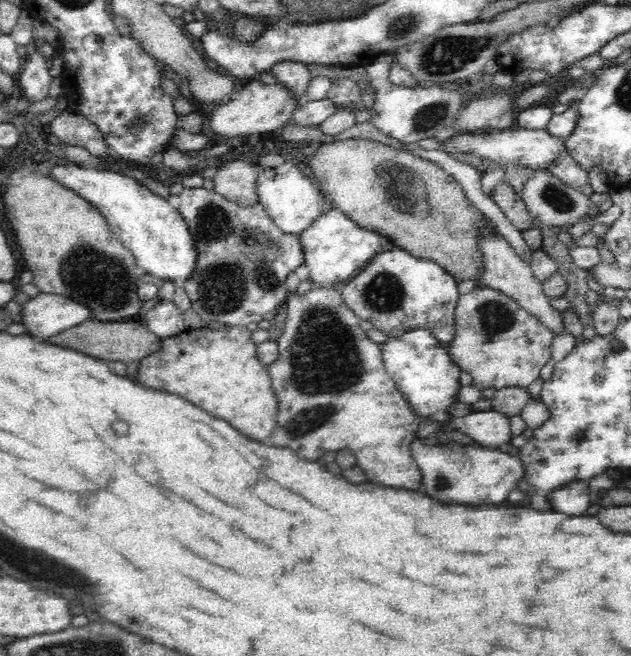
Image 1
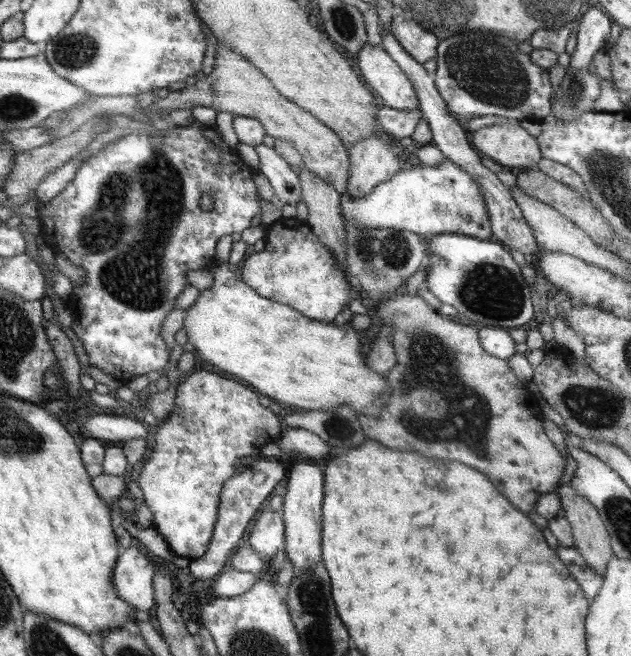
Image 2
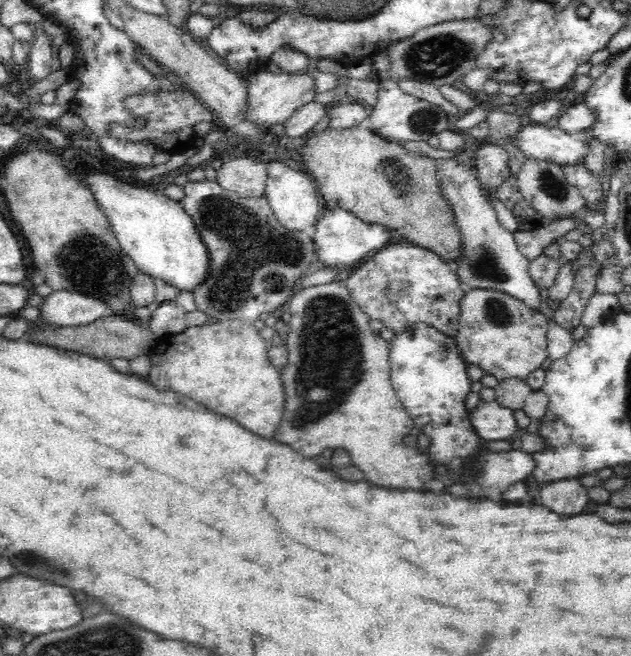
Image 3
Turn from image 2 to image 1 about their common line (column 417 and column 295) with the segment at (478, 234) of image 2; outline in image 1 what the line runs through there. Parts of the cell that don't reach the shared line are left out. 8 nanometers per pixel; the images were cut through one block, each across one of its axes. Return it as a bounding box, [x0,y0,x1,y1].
[257,154,322,235]

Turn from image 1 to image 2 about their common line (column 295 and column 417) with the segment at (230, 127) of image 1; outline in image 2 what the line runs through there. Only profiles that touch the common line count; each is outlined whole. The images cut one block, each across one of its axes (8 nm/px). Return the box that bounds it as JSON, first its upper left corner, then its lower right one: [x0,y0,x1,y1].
[355,44,420,112]

